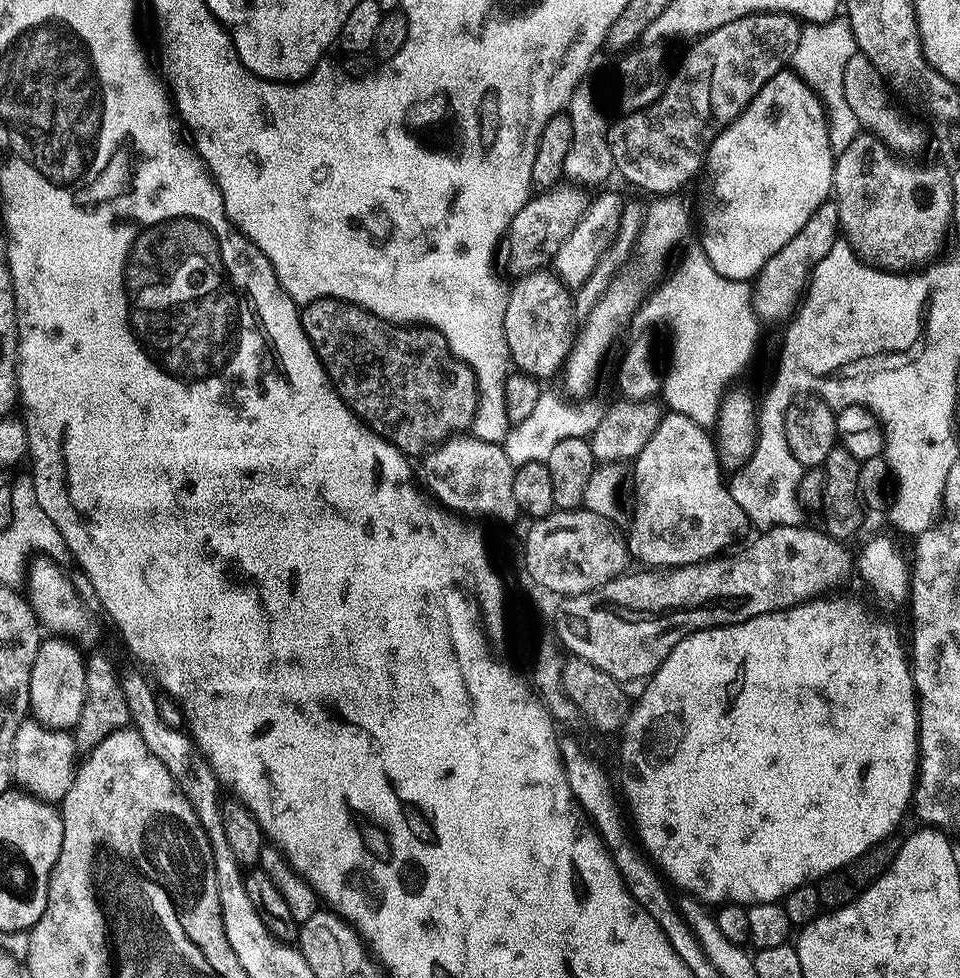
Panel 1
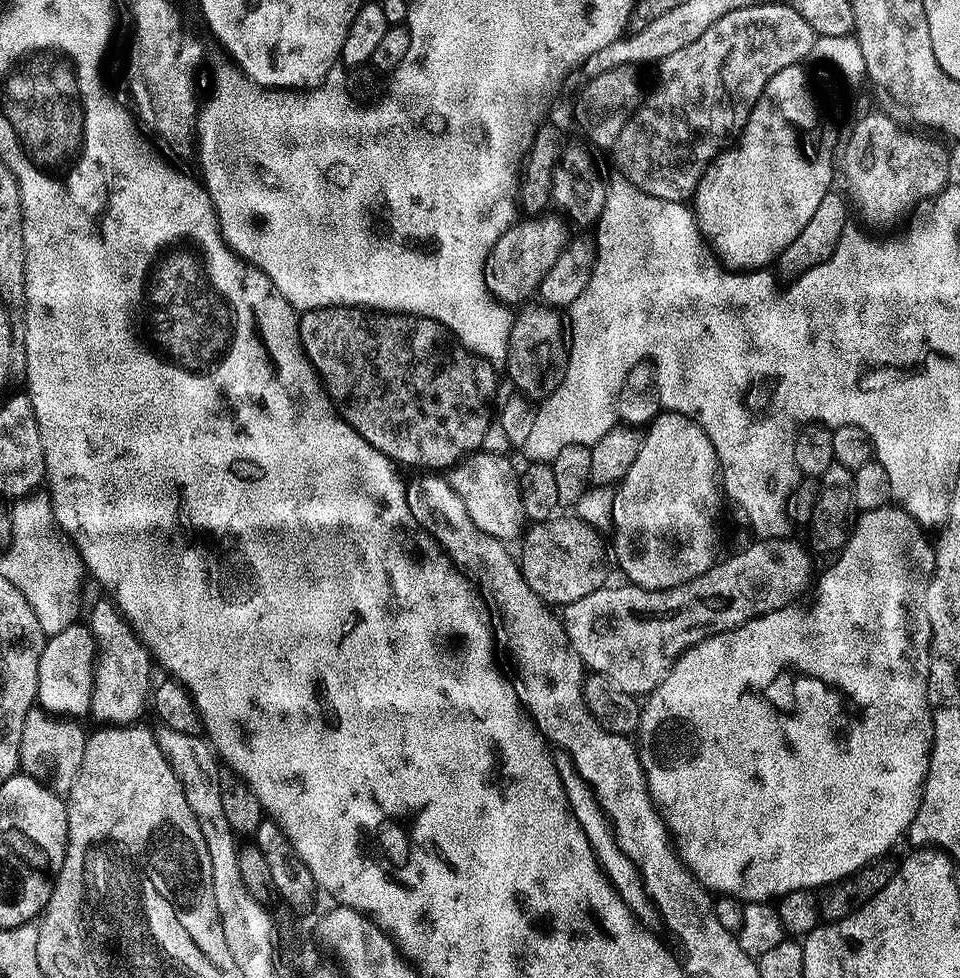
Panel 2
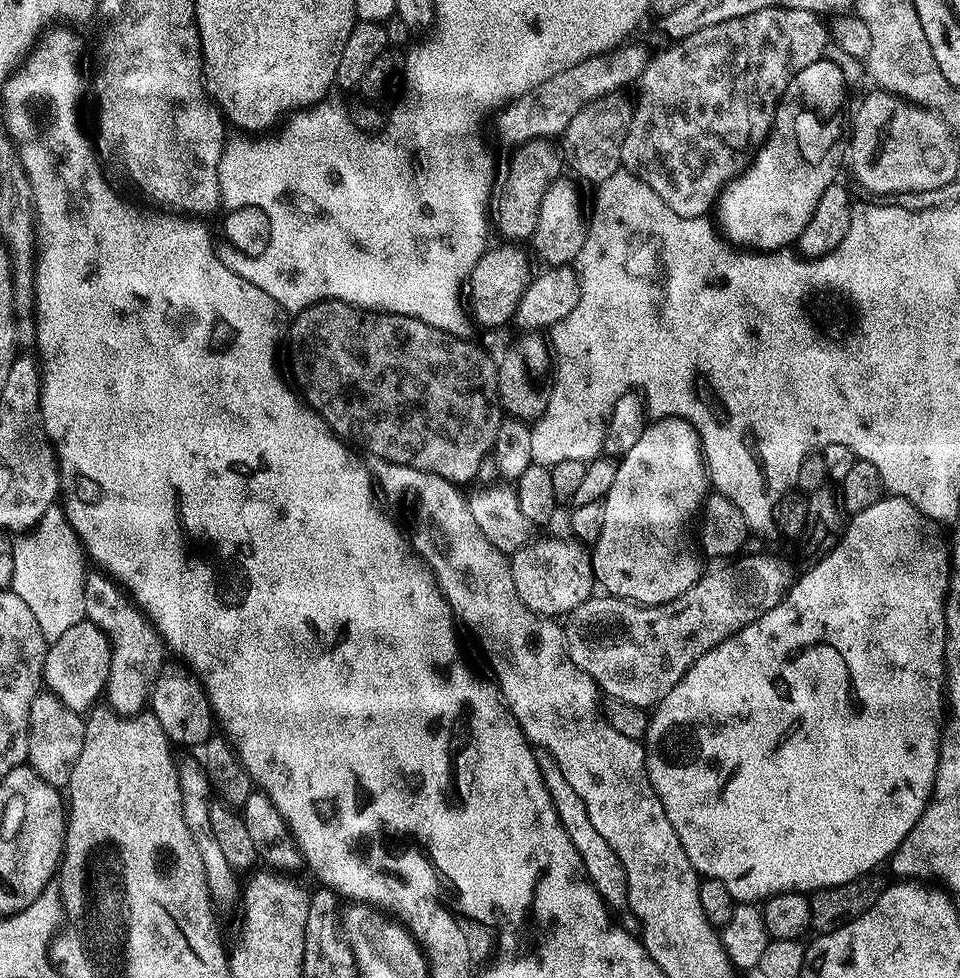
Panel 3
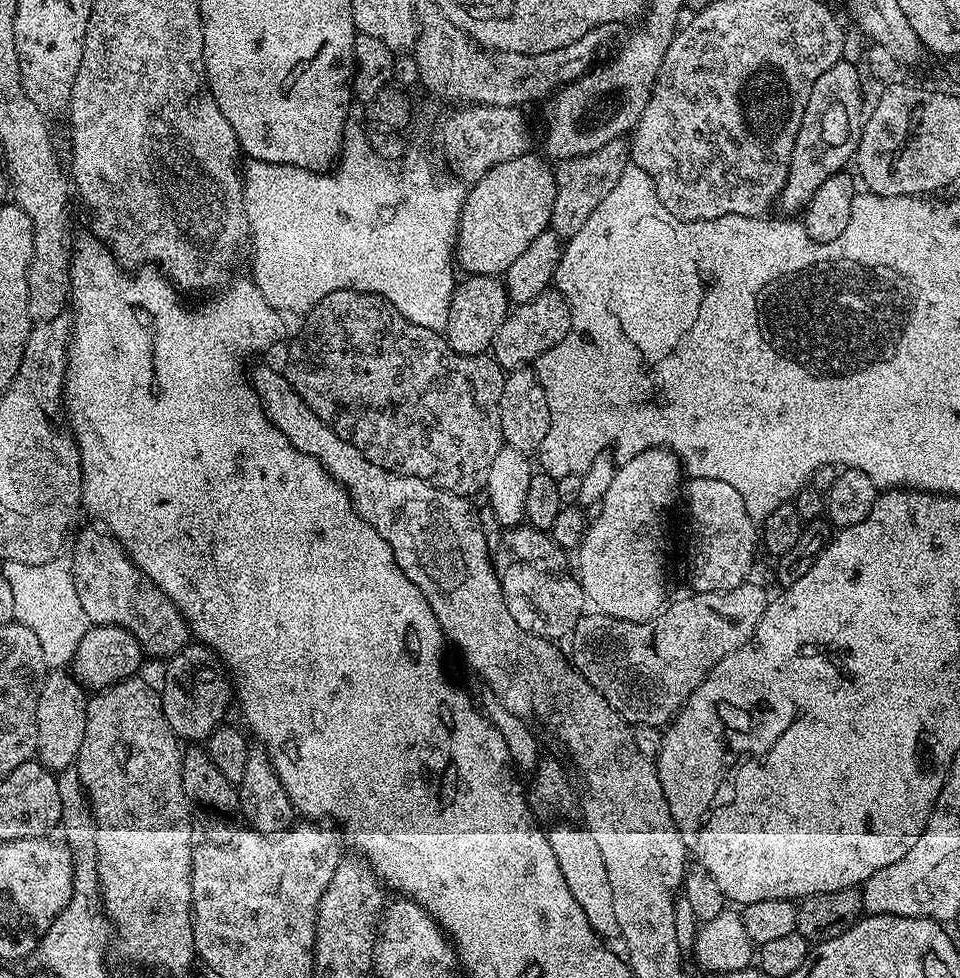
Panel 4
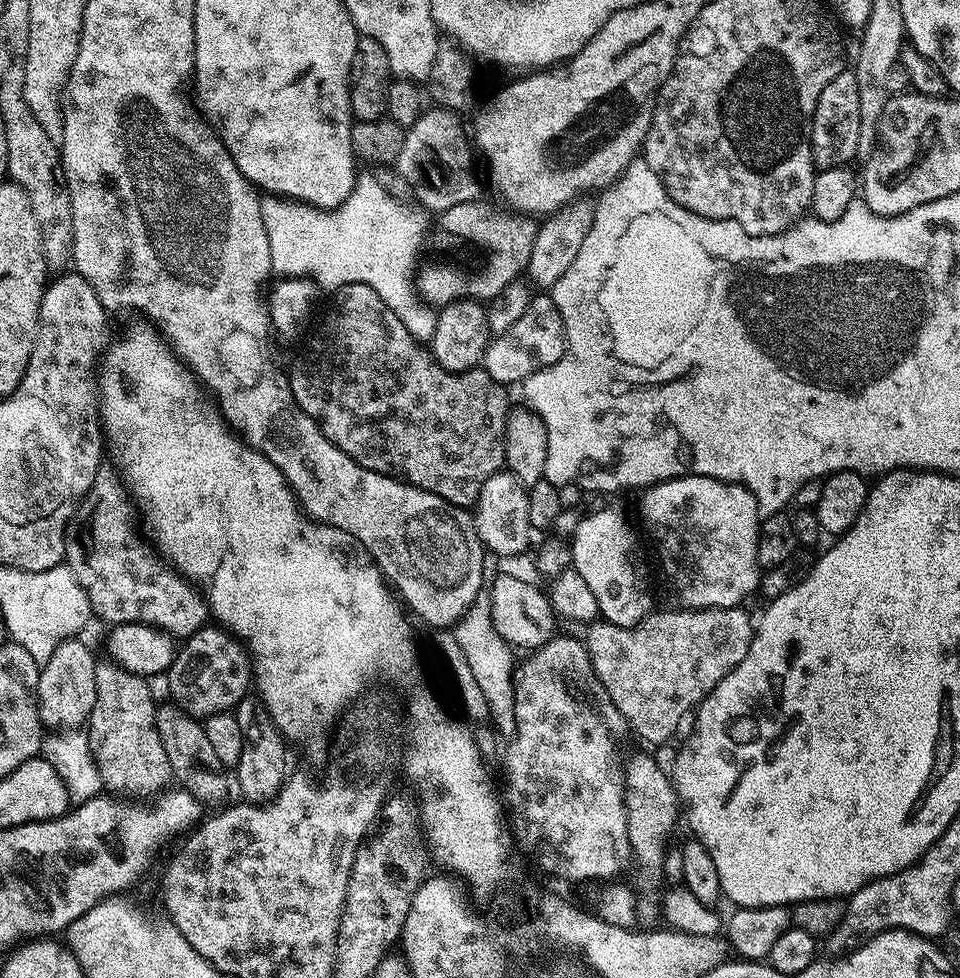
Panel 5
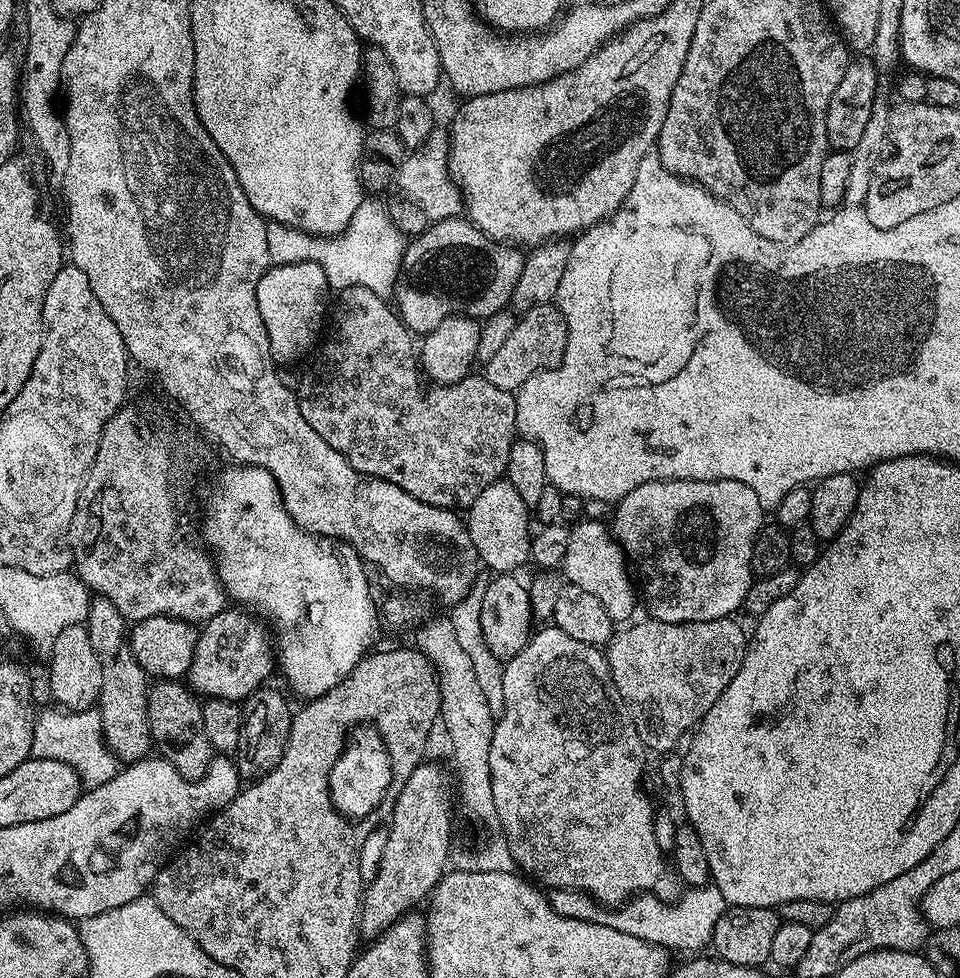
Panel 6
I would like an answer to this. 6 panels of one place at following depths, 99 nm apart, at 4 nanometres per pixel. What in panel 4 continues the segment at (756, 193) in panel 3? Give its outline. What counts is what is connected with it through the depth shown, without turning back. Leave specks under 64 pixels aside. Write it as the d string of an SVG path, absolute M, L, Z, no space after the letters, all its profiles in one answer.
M830 112L828 116L824 116L822 122L808 124L806 128L797 127L796 141L790 145L792 157L788 160L788 172L786 171L784 189L780 192L779 207L784 207L788 212L799 213L807 208L818 186L822 186L826 178L843 172L849 167L850 161L846 158L828 158L832 154L836 156L836 150L830 150L830 148L836 148L836 144L842 144L844 138L846 138L846 122L840 112Z

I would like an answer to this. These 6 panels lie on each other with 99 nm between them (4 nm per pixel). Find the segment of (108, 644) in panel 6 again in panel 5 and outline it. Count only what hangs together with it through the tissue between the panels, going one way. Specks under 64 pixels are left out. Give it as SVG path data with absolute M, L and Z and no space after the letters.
M100 662L96 665L96 697L94 710L88 716L86 735L93 761L101 776L103 787L109 793L121 792L124 796L152 796L163 793L173 779L162 738L158 738L156 710L158 700L152 697L152 688L143 676L135 676L111 662Z

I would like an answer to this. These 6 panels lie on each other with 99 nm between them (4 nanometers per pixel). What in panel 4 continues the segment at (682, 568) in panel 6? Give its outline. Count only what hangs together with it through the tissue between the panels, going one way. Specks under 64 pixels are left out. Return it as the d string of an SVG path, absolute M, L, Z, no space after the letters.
M718 478L689 479L686 484L686 500L688 496L688 576L692 579L692 588L698 592L725 592L737 588L749 579L752 563L758 552L758 524L746 514L746 502L742 502L742 494L734 490L727 482L718 482Z

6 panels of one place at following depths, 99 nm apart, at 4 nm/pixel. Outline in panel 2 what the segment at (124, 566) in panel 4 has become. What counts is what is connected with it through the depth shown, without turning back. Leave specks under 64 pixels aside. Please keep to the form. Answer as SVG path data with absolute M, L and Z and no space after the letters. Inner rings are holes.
M111 599L100 600L86 612L86 627L96 639L98 653L92 677L91 719L108 726L127 726L137 723L150 704L150 693L154 688L152 668L154 657L143 641L132 629L124 613ZM88 616L88 620L87 620Z

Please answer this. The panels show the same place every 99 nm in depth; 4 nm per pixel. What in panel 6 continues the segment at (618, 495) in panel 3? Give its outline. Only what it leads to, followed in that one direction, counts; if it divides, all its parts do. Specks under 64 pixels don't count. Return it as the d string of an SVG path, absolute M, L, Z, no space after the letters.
M581 519L571 525L566 542L566 554L562 565L562 576L568 584L586 590L586 594L594 594L614 622L627 621L638 604L638 592L632 589L633 577L630 575L630 564L620 543L612 535L607 523L599 524L596 520Z

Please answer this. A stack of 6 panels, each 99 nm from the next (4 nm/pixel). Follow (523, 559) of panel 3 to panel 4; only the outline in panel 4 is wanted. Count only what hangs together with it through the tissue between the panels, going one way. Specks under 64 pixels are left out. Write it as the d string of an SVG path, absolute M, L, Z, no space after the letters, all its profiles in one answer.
M512 562L512 565L505 572L501 571L499 573L502 594L510 618L514 618L514 622L518 622L518 626L522 626L522 630L553 642L563 641L563 636L564 639L571 637L580 617L585 615L586 612L586 597L579 579L572 577L571 580L568 576L558 576L560 574L536 574L540 576L532 576L532 572L531 567L519 562Z

